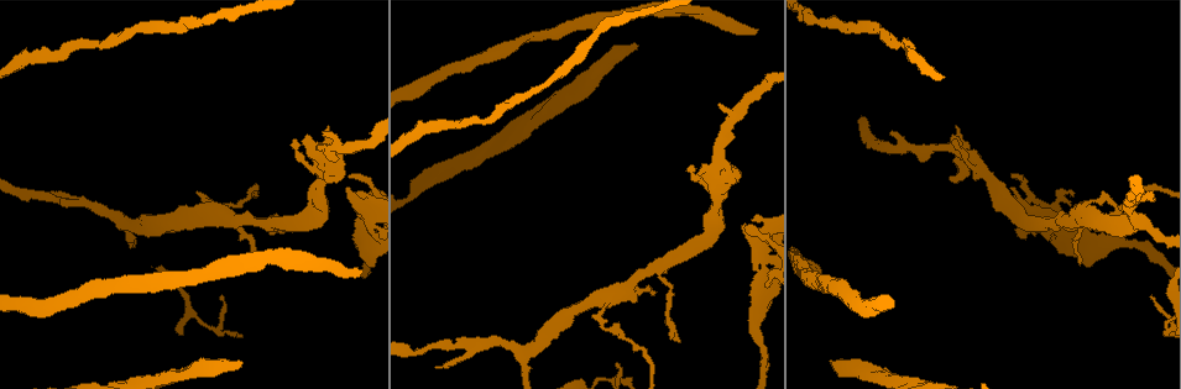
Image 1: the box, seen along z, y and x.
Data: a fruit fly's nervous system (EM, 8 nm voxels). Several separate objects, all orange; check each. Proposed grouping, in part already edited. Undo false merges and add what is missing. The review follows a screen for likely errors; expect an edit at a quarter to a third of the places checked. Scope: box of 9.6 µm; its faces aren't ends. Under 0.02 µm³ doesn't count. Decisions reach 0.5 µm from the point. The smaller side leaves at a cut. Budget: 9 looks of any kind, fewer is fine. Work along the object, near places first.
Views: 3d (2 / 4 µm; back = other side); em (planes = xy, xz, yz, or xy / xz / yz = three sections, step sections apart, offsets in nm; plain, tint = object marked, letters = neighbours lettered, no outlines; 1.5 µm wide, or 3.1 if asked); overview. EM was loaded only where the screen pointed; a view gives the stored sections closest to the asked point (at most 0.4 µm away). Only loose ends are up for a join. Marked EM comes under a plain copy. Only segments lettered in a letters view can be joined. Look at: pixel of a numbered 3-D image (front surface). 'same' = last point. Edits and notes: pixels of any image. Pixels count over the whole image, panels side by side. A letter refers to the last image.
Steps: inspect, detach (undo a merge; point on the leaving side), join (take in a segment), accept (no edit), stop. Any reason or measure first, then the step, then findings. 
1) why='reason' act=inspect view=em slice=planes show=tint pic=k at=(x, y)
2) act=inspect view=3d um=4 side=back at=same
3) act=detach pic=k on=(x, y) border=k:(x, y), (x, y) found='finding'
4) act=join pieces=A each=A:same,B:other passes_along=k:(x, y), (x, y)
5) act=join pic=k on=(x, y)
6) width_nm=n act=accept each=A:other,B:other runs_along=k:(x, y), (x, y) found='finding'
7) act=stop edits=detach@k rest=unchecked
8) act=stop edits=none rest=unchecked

why='tapers out' act=inspect view=3d um=4 side=back pic=1 at=(1085, 230)

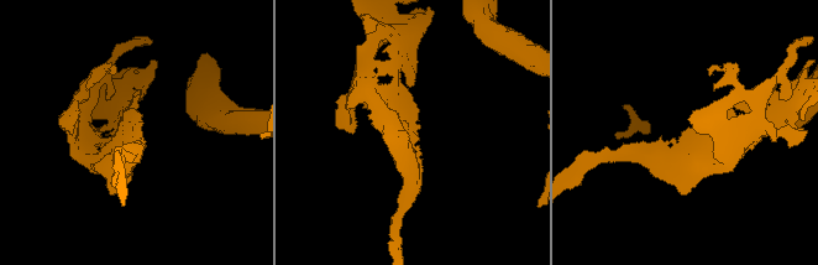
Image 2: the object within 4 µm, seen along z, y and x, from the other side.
act=inspect view=em slice=planes show=letters pic=2 at=(140, 132)

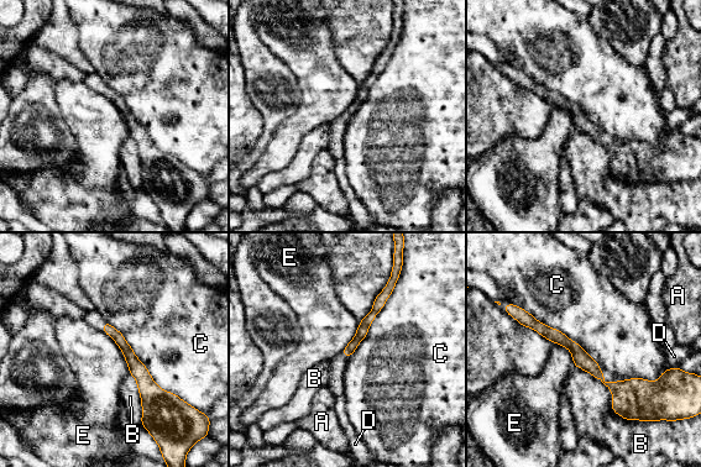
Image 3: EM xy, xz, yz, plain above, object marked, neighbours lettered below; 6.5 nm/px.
act=accept each=A:other,B:other,C:other,D:other,E:other border=3:(100, 330), (120, 349), (129, 372) found='none of them fits'

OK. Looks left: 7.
why='three arms meet' act=inspect view=3d um=4 pic=1 at=(258, 221)

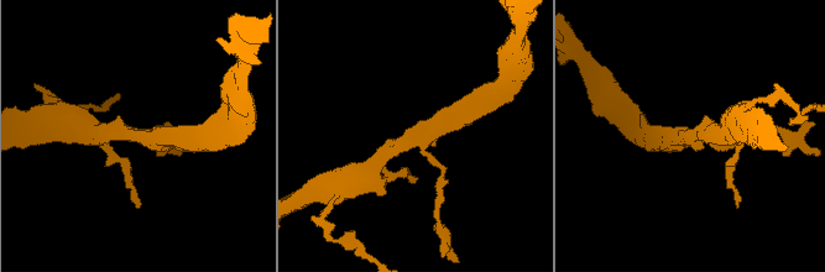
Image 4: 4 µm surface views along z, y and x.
arms=3 why='shape alone is not enough' act=inspect view=em slice=planes show=tint pic=4 at=(142, 135)

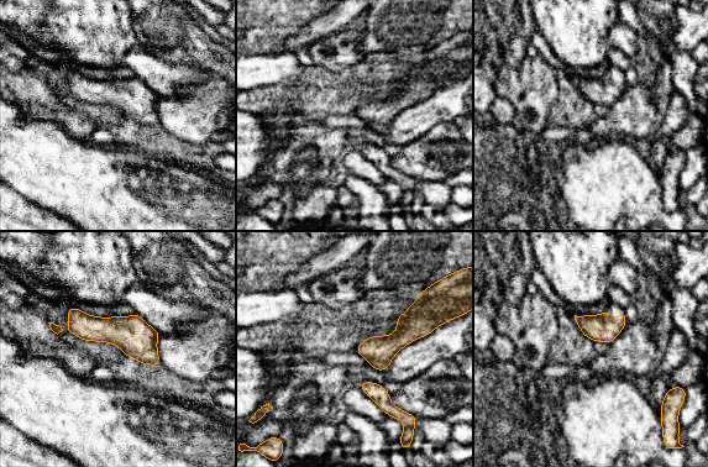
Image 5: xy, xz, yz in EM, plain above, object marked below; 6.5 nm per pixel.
act=inspect view=em slice=planes show=letters at=same

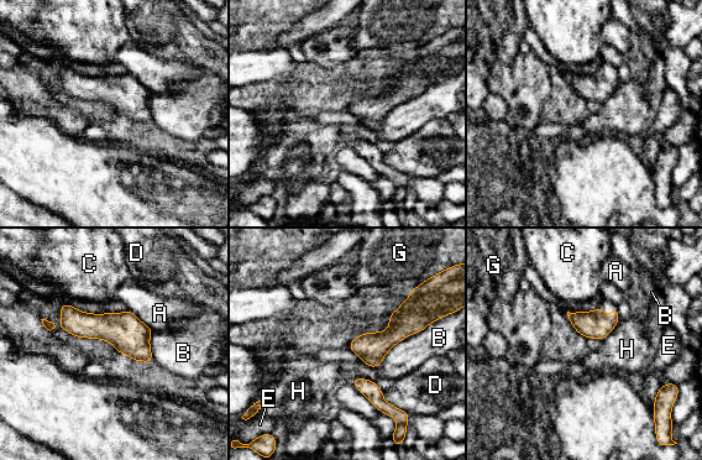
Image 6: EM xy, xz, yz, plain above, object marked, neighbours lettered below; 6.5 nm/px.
longest_contact=B:480nm act=accept each=A:other,B:other,C:other,D:other,E:other,G:other,H:other border=6:(129, 309), (152, 330) found='one cell here'

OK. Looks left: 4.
why='an open end' act=inspect view=em slice=planes show=tint pic=1 at=(435, 367)

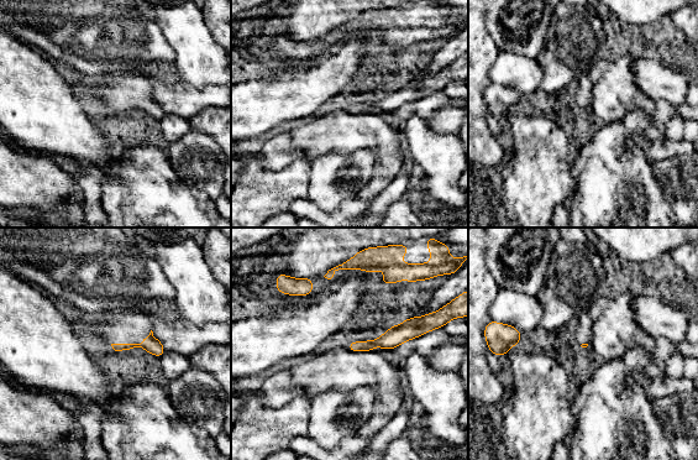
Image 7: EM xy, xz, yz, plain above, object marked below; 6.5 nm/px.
why='what lies round it' act=inspect view=em slice=planes show=letters at=same

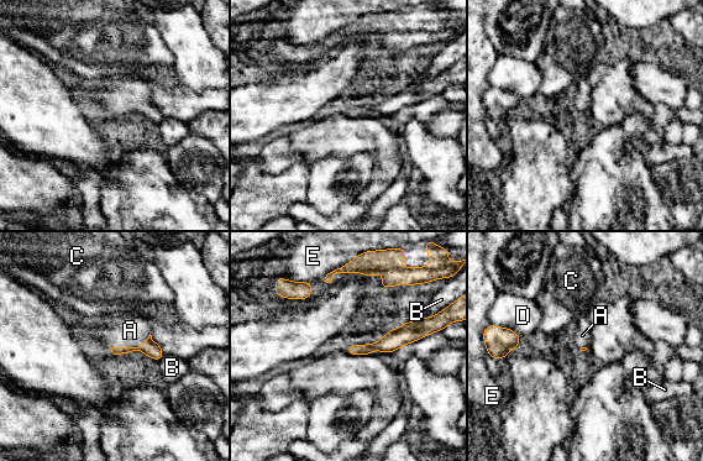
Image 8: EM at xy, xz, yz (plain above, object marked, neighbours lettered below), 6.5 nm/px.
act=join pieces=A each=A:same,B:other,C:other,D:other,E:other passes_along=8:(148, 347), (131, 347), (130, 330) found='it goes on there'

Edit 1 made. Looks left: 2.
act=inspect view=overview

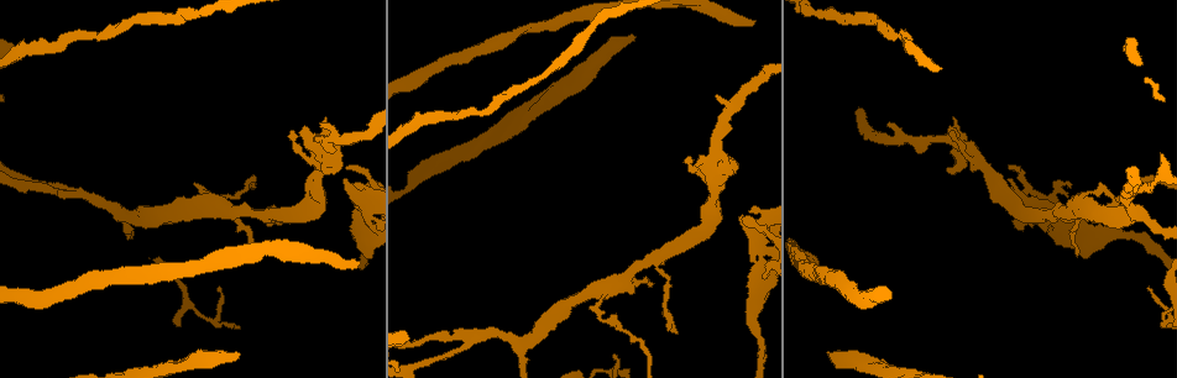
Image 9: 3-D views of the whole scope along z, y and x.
why='free end' act=inspect view=em slice=planes show=letters pic=9 at=(754, 20)

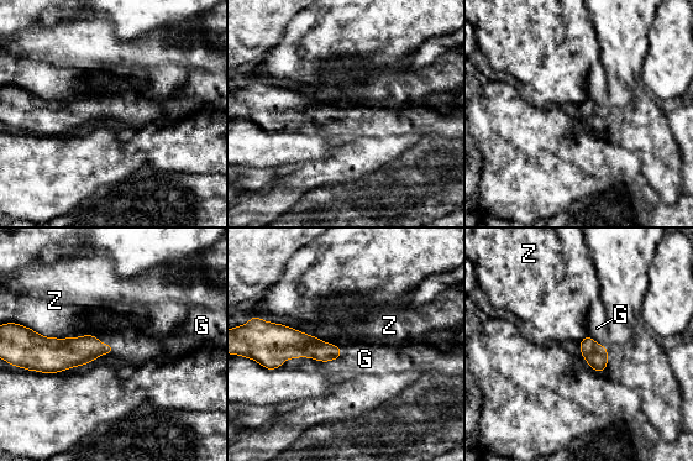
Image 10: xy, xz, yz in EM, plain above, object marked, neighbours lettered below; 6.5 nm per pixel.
width_nm=130 longest_contact=Z:400nm act=join pieces=G each=G:same,Z:other found='the cell continues'

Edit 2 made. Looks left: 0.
act=stop edits=join@8,join@10 rest=unchecked

